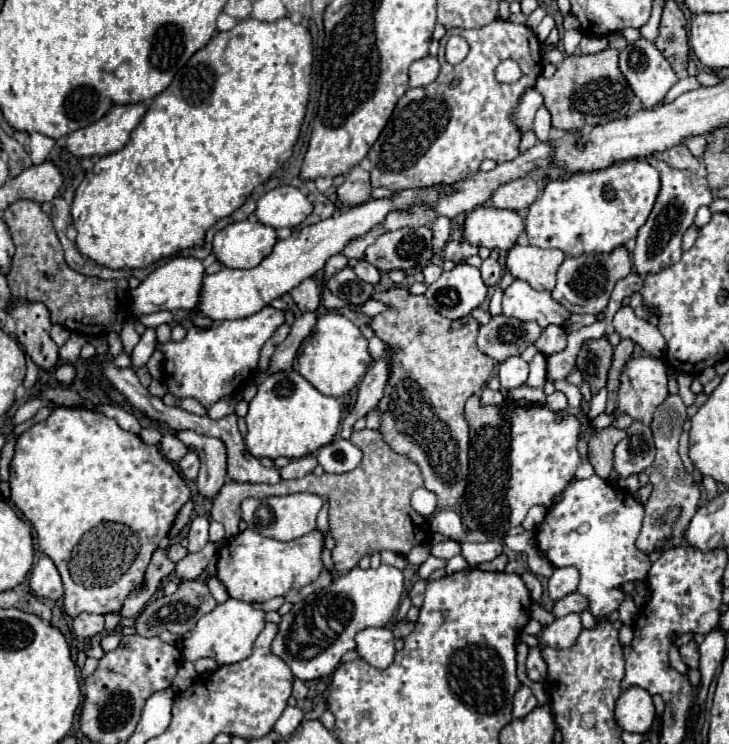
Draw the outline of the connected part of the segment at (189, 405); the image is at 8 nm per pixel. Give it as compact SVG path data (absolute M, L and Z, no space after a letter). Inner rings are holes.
M184 398L184 400L178 402L178 406L182 410L186 410L186 412L192 412L192 414L198 414L198 416L206 416L206 408L194 398Z

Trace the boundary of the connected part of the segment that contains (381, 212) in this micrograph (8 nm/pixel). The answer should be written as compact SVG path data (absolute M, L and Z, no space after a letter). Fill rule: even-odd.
M450 186L402 190L398 196L382 198L382 200L368 200L360 206L348 208L346 212L342 210L338 216L334 214L334 216L330 216L318 224L294 230L290 238L278 240L274 244L274 250L270 252L270 256L266 256L256 268L250 268L250 270L222 268L216 274L204 276L202 278L202 296L200 296L200 302L194 308L194 312L198 312L200 316L208 316L210 320L236 320L236 318L252 316L258 310L262 310L264 306L268 306L272 300L276 300L282 294L296 288L302 280L312 278L318 270L324 268L326 260L334 254L340 254L350 240L368 234L368 230L372 226L384 222L384 218L388 216L390 210L406 208L406 206L420 202L420 200L434 204L438 194L444 190L450 190Z

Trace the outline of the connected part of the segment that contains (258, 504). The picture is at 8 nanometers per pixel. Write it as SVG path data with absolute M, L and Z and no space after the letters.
M308 492L272 496L272 498L264 498L264 500L248 498L242 502L242 520L248 524L250 530L254 530L262 536L290 542L290 540L296 540L296 538L316 530L316 516L318 516L322 504L324 504L324 500L318 494L308 494Z

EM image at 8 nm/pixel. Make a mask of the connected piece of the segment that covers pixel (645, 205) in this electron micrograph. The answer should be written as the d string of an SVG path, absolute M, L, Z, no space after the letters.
M644 158L612 164L594 172L576 172L550 180L524 218L532 246L558 248L566 256L610 254L636 236L658 196L660 176Z

